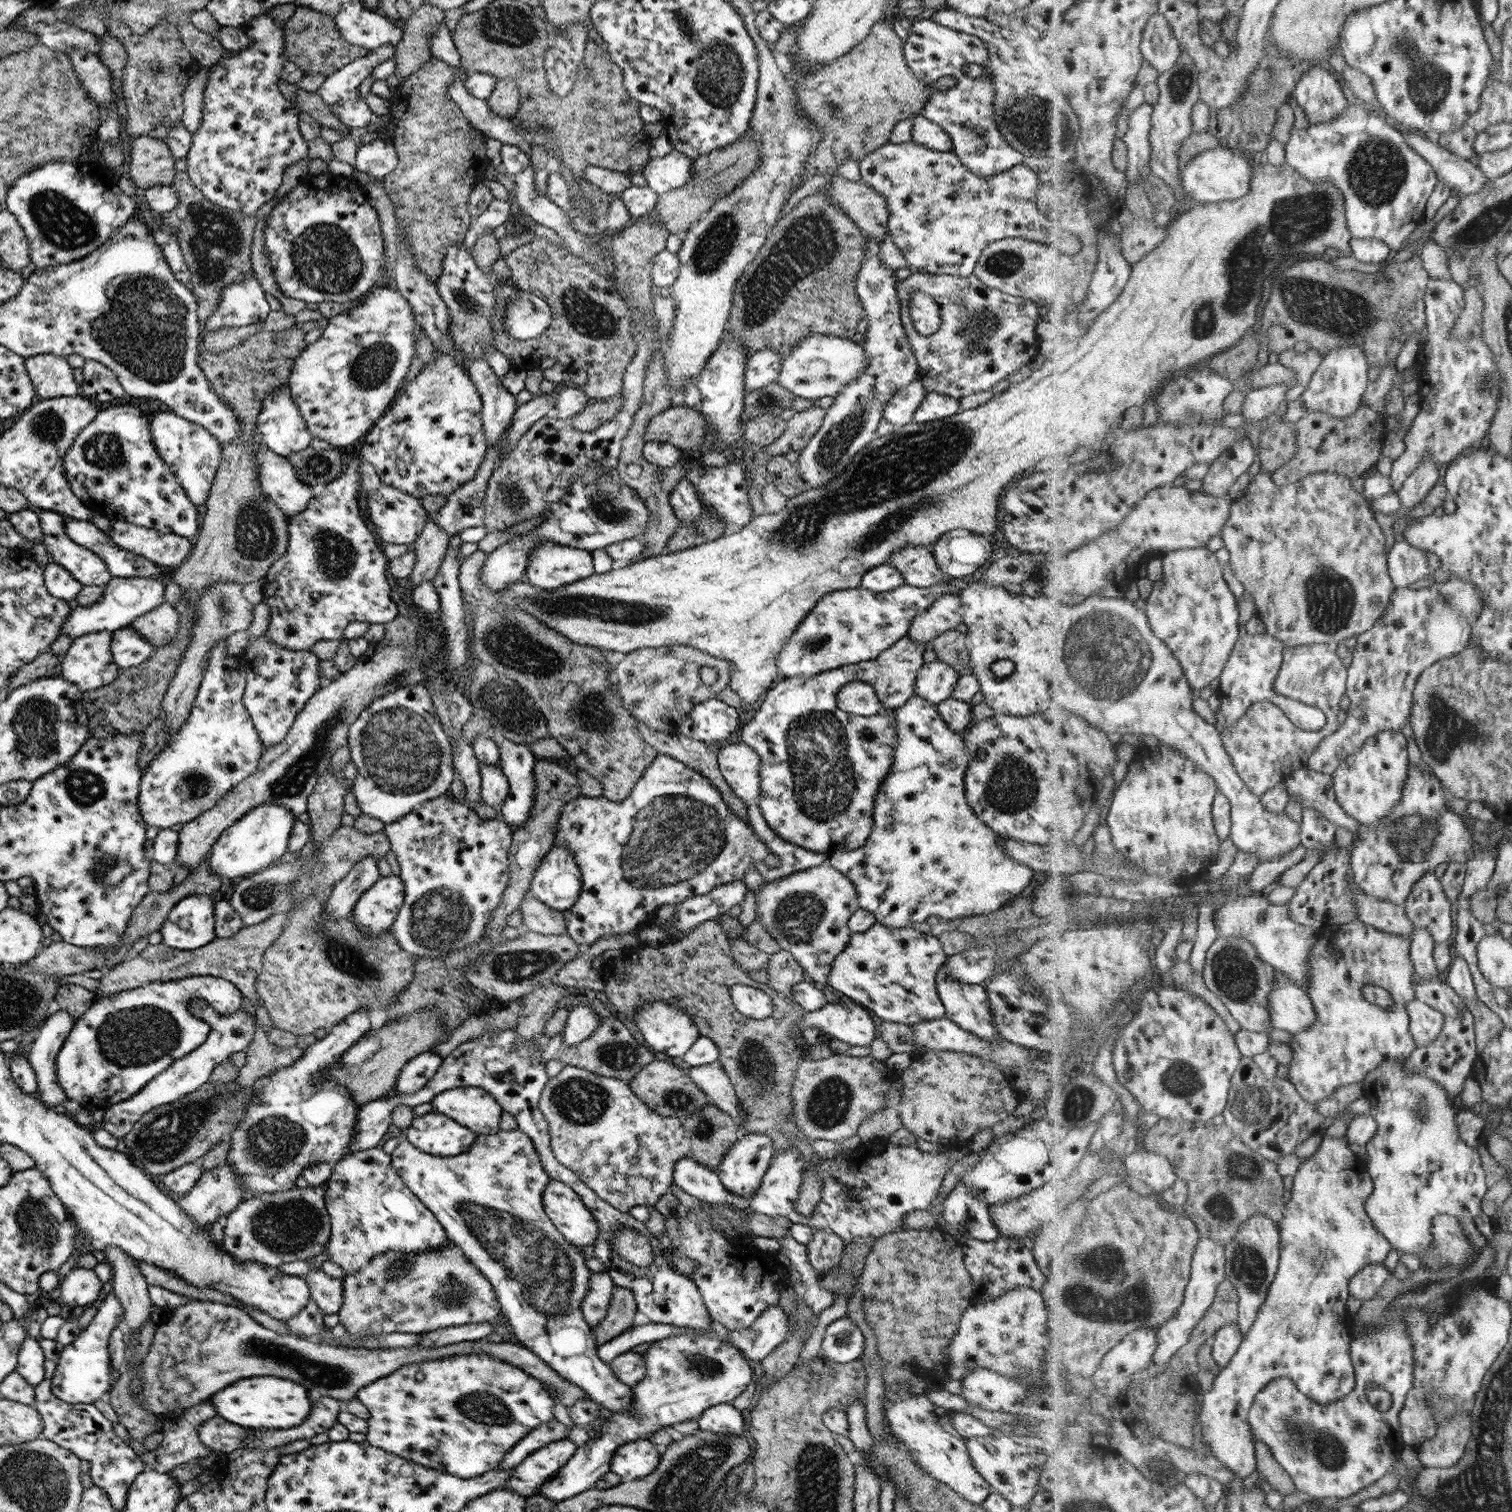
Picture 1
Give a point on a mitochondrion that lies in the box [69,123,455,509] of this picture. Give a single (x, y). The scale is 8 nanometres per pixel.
(145, 332)

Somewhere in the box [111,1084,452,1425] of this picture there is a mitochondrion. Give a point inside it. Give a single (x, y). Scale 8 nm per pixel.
(336, 1374)

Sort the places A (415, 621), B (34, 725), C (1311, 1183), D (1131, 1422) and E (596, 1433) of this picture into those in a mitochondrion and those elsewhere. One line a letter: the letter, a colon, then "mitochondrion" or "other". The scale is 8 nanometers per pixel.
A: other
B: mitochondrion
C: other
D: other
E: other

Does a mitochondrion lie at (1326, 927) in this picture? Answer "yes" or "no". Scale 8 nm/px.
no

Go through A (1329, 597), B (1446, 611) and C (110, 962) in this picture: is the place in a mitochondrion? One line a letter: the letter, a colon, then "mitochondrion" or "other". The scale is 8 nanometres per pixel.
A: mitochondrion
B: other
C: other

